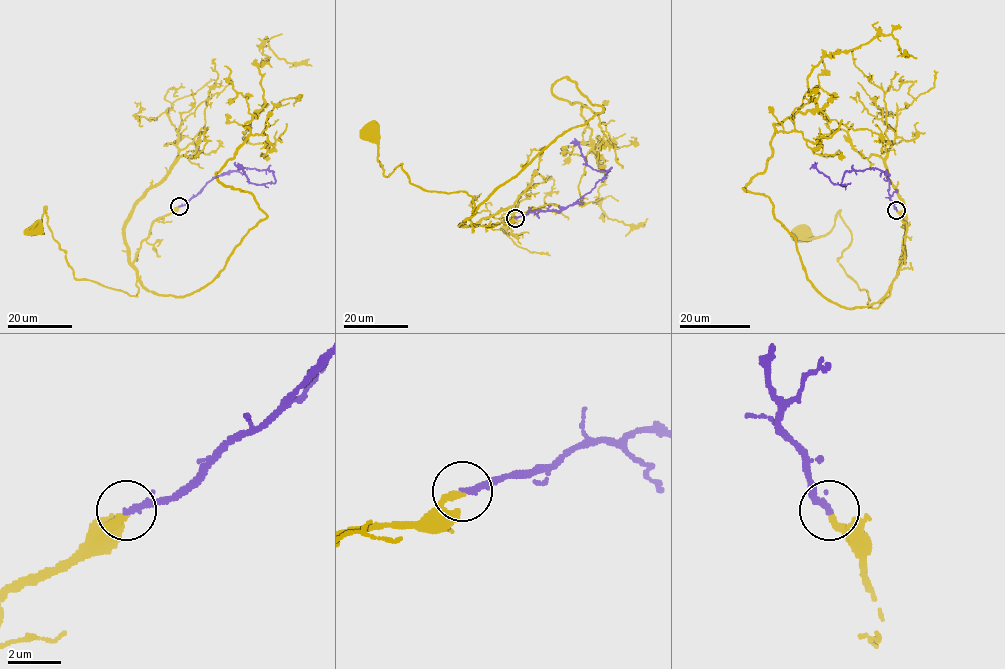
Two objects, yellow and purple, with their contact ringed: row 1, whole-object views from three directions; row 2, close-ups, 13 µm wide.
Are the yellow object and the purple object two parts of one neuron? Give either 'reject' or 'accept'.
accept

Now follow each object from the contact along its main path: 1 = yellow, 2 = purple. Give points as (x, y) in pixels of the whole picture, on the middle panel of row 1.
1: (515, 218), (477, 226), (469, 220), (474, 207), (465, 192), (413, 185), (402, 164), (386, 176), (372, 132)
2: (515, 218), (531, 211), (560, 211), (573, 204), (612, 168), (592, 169), (579, 145), (571, 143)

